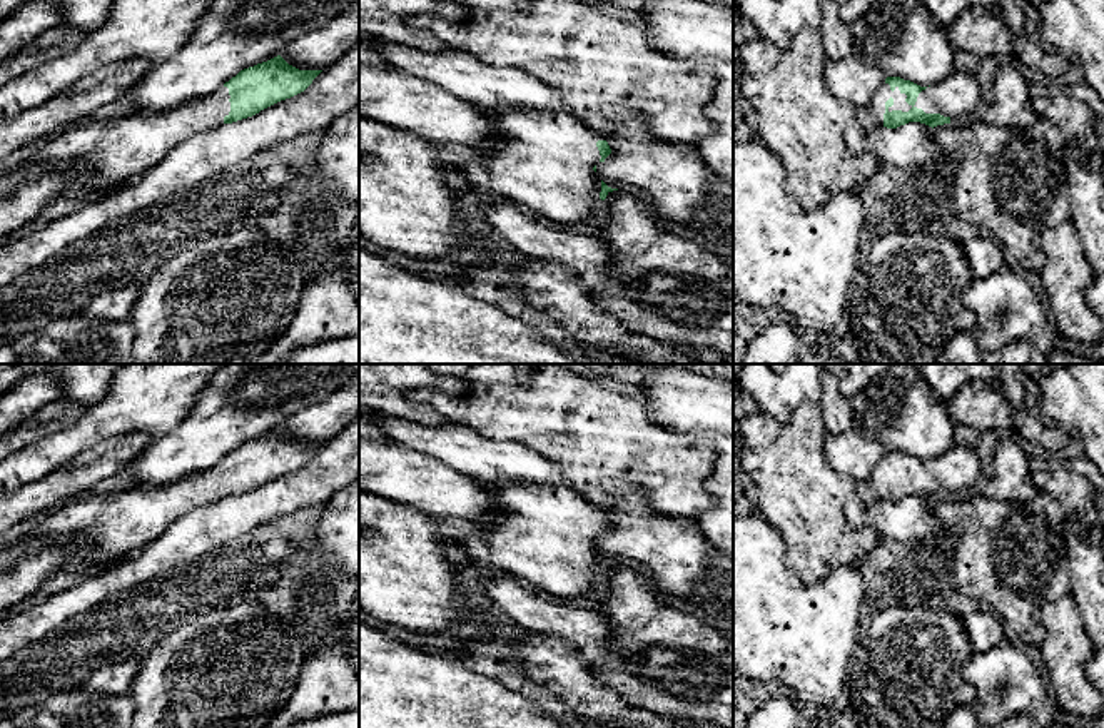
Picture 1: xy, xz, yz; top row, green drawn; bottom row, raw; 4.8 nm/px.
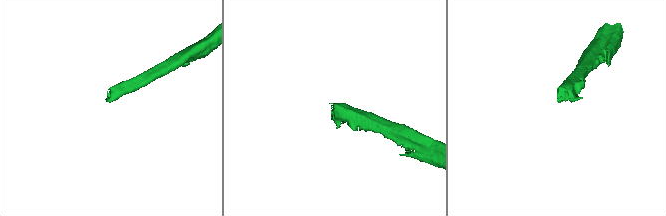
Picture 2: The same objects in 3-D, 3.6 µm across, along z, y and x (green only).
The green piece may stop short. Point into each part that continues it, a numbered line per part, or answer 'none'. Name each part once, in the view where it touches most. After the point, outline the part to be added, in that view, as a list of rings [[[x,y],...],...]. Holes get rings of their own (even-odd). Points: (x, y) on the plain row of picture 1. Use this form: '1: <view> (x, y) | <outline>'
1: yz (877, 475) | [[[882,458],[880,463],[869,473],[867,481],[870,483],[872,489],[875,491],[879,501],[884,501],[884,488],[889,484],[902,484],[909,486],[912,479],[905,476],[907,469],[895,461],[890,464],[889,458]]]

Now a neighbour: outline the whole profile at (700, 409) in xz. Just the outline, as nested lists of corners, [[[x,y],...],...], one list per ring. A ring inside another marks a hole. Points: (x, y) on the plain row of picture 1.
[[[648,364],[640,384],[651,422],[693,446],[710,446],[717,461],[705,488],[713,508],[691,519],[725,556],[733,558],[733,387],[676,364]]]

